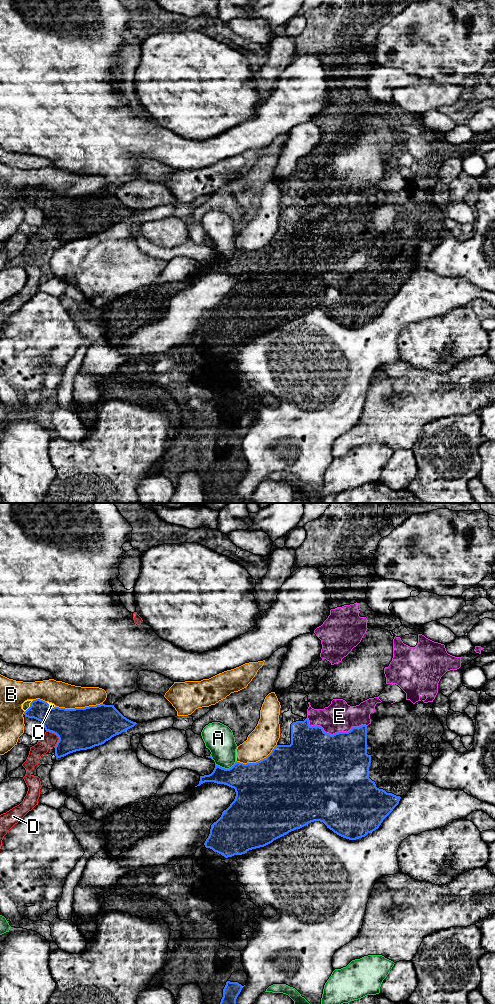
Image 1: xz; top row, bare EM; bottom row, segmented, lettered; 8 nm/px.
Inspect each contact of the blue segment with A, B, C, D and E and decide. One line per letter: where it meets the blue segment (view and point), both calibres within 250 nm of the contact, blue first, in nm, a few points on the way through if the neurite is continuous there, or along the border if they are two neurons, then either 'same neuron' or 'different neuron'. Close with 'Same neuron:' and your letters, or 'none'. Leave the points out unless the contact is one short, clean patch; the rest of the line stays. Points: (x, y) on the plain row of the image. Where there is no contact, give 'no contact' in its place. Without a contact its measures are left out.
A: meets blue in xz at (224, 256); 300 nm thick on the blue side, 240 nm on the other; different neuron
B: meets blue in xz at (78, 196); 340 nm thick on the blue side, 200 nm on the other; different neuron
C: meets blue in xz at (30, 194); 220 nm thick on the blue side, 60 nm on the other; runs through xz (57, 208), (45, 200), (30, 194), (26, 192); same neuron
D: meets blue in xz at (57, 223); 340 nm thick on the blue side, 120 nm on the other; different neuron
E: meets blue in xz at (334, 222); 500 nm thick on the blue side, 240 nm on the other; same neuron
Same neuron: C, E

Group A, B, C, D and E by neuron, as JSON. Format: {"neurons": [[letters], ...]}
{"neurons": [["A"], ["B"], ["C", "E"], ["D"]]}

